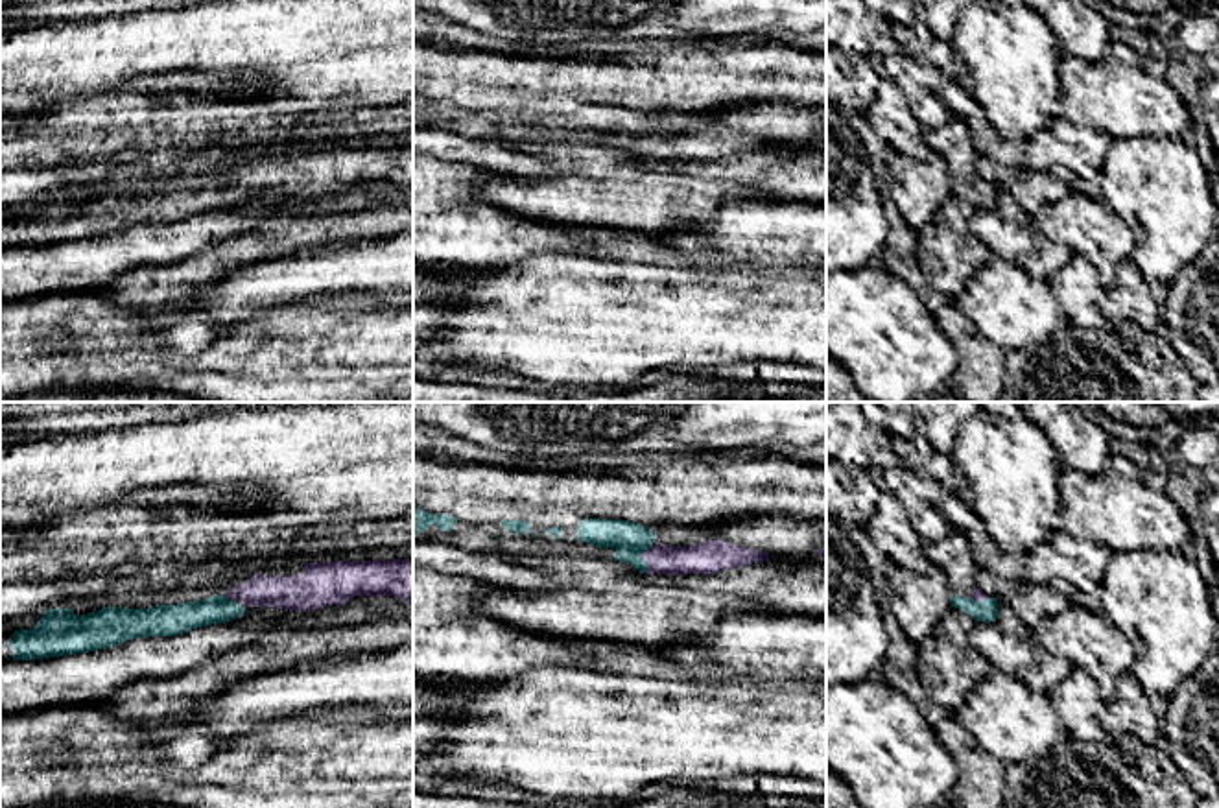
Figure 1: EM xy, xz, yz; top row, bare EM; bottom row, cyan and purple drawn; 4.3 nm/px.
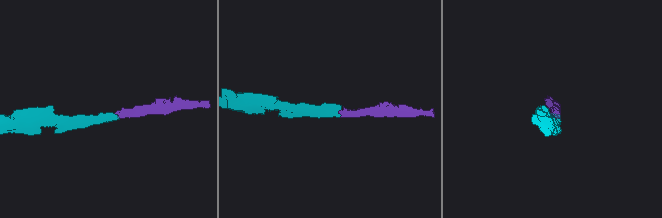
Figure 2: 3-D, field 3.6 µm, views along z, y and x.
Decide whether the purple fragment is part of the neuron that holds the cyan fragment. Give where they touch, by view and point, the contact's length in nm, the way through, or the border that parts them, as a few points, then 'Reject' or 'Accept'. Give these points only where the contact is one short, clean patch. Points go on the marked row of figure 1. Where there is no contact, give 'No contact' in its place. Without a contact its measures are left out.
Touches cyan at xz (642, 559). Shared border 120 nm. Path across: xz (629, 539), (642, 559), (668, 559). Accept

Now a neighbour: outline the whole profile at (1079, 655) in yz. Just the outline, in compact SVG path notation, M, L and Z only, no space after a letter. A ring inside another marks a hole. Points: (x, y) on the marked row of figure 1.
M1068 603L1060 614L1044 616L1029 629L1044 649L1084 668L1099 683L1105 703L1116 699L1116 679L1130 671L1134 649L1107 616Z

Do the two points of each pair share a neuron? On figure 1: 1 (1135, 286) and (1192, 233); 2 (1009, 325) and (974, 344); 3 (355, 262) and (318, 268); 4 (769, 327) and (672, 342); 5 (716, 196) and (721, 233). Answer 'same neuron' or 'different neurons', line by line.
1: different neurons
2: different neurons
3: same neuron
4: same neuron
5: same neuron

